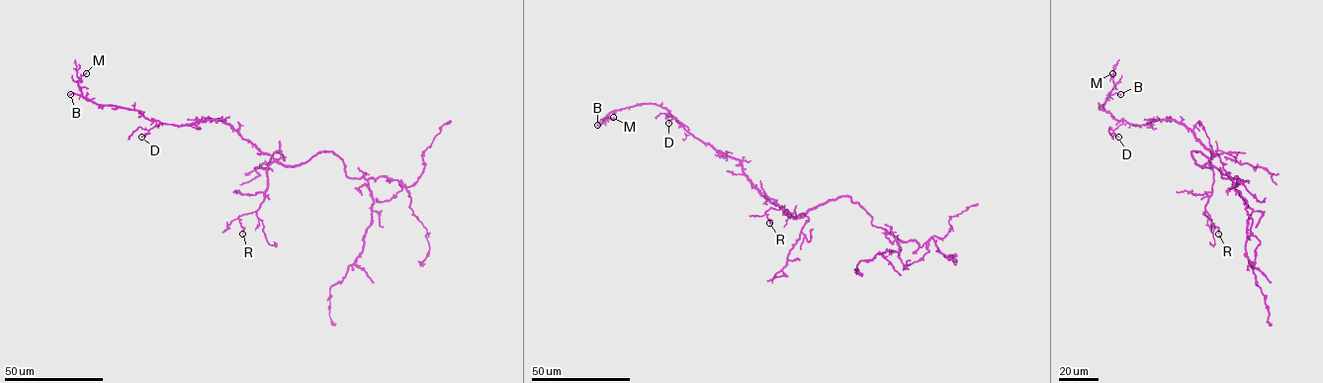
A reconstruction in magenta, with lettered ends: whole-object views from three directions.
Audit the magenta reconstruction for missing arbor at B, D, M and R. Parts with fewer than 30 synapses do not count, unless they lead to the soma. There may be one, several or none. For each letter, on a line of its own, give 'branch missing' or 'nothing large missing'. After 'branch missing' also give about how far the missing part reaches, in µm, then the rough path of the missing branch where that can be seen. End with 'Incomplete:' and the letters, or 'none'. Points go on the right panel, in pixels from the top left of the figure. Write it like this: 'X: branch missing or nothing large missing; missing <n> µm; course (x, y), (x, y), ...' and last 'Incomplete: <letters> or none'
B: nothing large missing
D: nothing large missing
M: nothing large missing
R: nothing large missing
Incomplete: none

